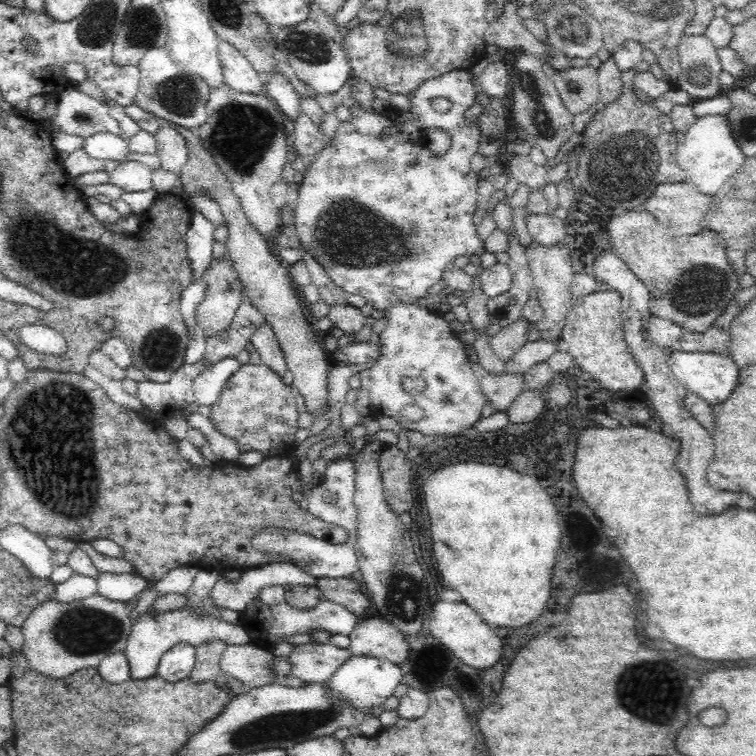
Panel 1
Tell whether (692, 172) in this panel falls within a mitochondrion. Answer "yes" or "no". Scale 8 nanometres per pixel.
no

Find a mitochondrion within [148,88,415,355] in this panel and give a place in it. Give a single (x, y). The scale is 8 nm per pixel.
(242, 133)

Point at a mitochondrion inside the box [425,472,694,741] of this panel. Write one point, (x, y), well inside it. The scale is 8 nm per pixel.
(629, 687)

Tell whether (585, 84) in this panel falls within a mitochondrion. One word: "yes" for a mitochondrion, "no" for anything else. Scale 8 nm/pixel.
no

